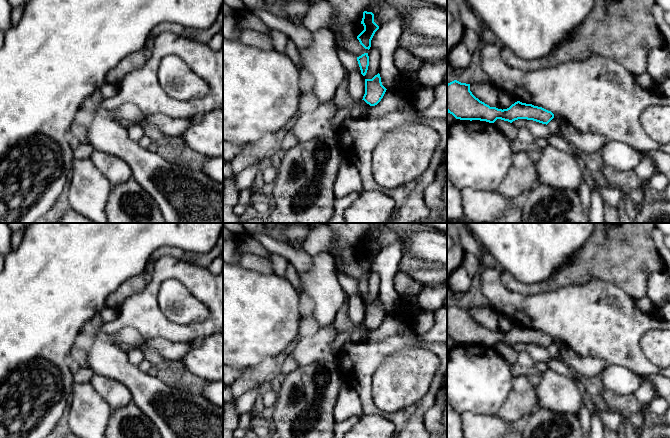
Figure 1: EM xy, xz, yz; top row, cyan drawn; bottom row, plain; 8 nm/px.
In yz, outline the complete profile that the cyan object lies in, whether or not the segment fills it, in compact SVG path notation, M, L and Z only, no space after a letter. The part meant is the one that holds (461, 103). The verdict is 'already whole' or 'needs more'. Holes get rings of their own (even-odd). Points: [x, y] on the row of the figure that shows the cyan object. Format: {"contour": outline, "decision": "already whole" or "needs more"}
{"contour": "M457 80L447 84L447 112L456 119L489 123L494 123L497 119L510 123L518 119L527 119L547 125L554 118L551 111L520 101L503 110L490 107L472 94L470 84Z", "decision": "already whole"}

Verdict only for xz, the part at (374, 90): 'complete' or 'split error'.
complete

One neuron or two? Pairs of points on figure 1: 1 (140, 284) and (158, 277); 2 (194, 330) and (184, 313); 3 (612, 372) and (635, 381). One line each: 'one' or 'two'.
1: two
2: two
3: one

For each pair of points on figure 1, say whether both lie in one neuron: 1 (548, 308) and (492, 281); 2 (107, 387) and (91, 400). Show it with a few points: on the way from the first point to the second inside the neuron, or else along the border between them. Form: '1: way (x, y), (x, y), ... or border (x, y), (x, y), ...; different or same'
1: way (534, 308), (516, 306), (504, 295); same
2: border (89, 382), (112, 409); different

